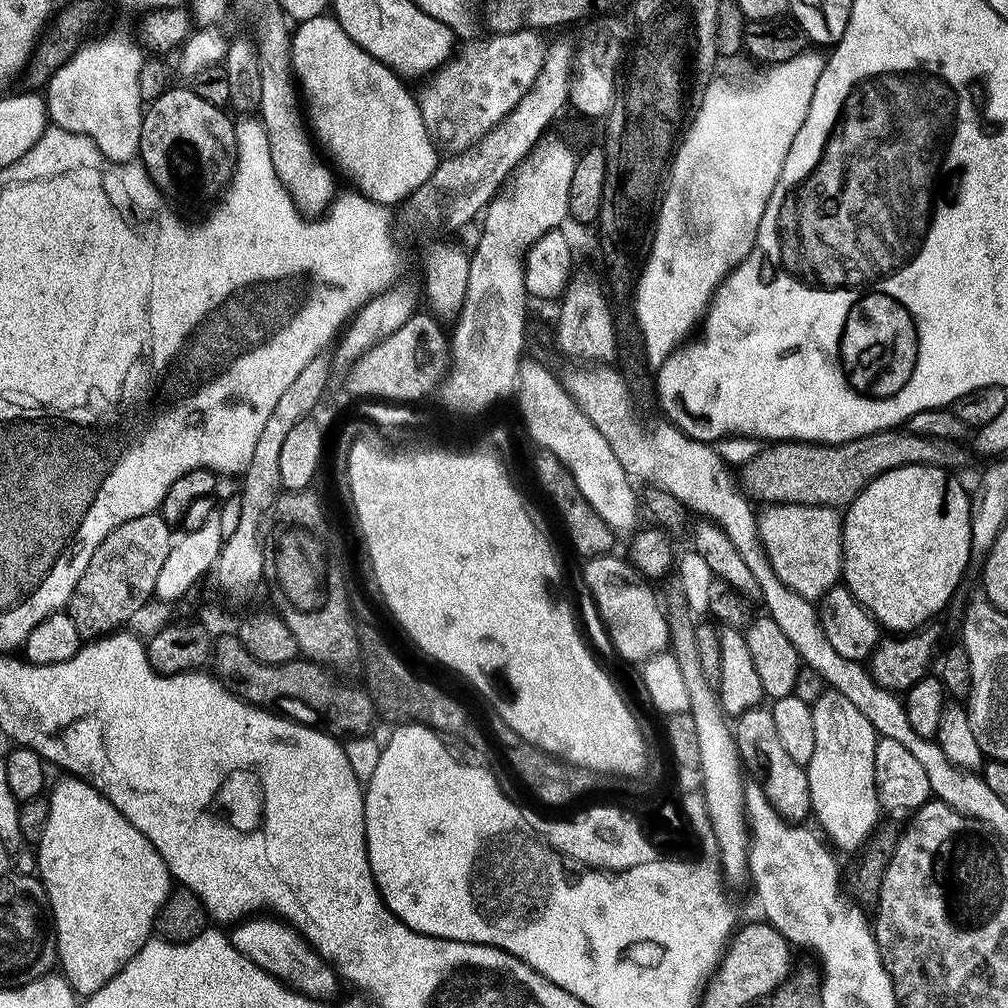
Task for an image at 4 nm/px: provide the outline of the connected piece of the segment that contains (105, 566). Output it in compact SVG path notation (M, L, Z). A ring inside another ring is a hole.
M151 512L142 518L130 518L130 522L122 522L122 526L110 530L110 534L102 538L98 550L94 550L90 558L90 566L86 566L82 578L78 578L72 596L68 599L66 613L73 619L80 637L85 641L95 640L123 629L127 625L124 623L134 619L136 612L143 610L144 603L148 599L150 601L153 599L158 573L162 570L166 562L166 554L170 554L174 543L172 532L173 529L159 514Z

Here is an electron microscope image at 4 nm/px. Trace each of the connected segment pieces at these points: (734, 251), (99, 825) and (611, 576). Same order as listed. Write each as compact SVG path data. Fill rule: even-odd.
M805 50L789 61L771 65L767 69L764 80L757 82L753 88L743 88L740 84L728 84L725 88L719 88L716 82L708 85L699 97L700 109L696 117L687 125L682 139L679 141L675 157L670 165L670 175L666 180L666 187L662 192L662 199L658 204L658 215L654 220L654 235L650 240L650 251L647 253L648 261L640 272L640 281L636 284L636 324L640 327L640 336L644 339L643 359L649 365L659 366L666 362L666 358L677 348L681 347L693 335L692 327L699 325L708 311L708 304L720 285L732 269L737 268L750 254L750 250L756 241L758 226L762 222L762 214L766 210L766 202L770 202L770 194L778 182L778 174L782 174L782 166L786 162L786 154L790 150L790 142L794 142L794 134L802 130L802 122L806 122L806 114L810 110L810 102L814 98L814 86L818 86L818 78L824 69L825 57L819 56L816 50Z
M67 779L58 781L52 788L52 796L50 795L48 800L50 818L46 822L46 830L40 835L38 847L35 849L36 866L38 879L44 885L48 895L48 907L52 914L52 927L56 930L56 958L59 971L64 979L68 981L77 997L87 998L93 996L102 986L106 986L106 982L110 982L110 978L114 978L114 974L121 972L126 966L126 962L130 962L134 958L134 954L138 954L138 950L142 950L144 943L153 935L156 915L160 913L160 908L163 906L164 900L168 897L170 891L170 877L166 862L162 862L158 850L154 850L154 846L150 846L148 839L101 792L84 780Z
M616 554L607 556L594 556L583 561L584 584L600 611L600 620L608 631L608 640L616 647L616 652L624 660L637 660L643 662L651 656L657 656L665 651L670 644L670 628L664 624L664 616L647 588L647 583L634 577L629 561L619 560Z

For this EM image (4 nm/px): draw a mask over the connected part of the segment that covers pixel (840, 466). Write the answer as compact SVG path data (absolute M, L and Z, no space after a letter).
M900 428L884 429L842 444L813 444L811 441L781 441L767 445L752 459L741 463L738 484L745 496L764 504L813 504L847 509L874 477L910 464L934 465L957 470L968 460L957 441L928 439Z

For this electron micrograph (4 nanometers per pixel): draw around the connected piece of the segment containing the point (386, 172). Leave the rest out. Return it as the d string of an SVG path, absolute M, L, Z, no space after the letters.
M325 14L299 21L292 32L292 70L296 77L306 120L315 143L328 151L327 159L340 167L351 187L375 204L393 206L407 201L434 174L438 163L437 145L426 130L417 97L408 93L403 79L391 68L378 62L369 52L362 50L335 16Z

